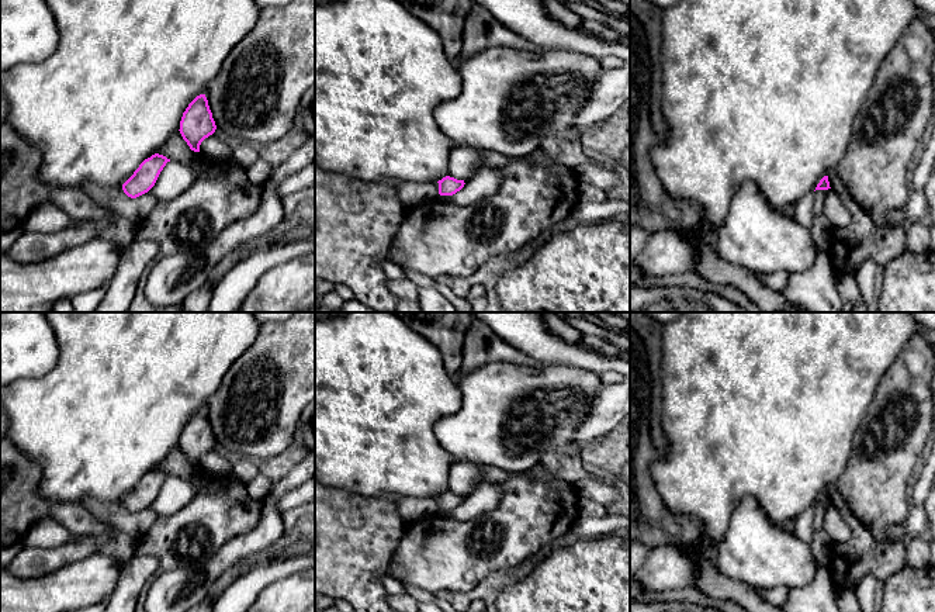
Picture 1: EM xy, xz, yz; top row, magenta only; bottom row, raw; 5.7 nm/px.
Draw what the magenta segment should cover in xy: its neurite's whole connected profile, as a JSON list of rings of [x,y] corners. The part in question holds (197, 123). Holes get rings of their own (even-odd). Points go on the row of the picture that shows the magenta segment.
[[[205,94],[197,96],[183,113],[180,134],[191,151],[200,152],[201,142],[217,129]]]

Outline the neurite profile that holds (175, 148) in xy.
[[[176,131],[155,153],[186,165],[195,163],[201,155],[190,149],[180,131]]]

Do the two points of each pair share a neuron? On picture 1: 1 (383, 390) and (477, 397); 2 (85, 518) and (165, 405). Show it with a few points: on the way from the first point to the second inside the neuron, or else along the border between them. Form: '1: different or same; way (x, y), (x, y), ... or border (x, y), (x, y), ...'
1: different; border (456, 376), (460, 407), (454, 412), (437, 419)
2: different; border (49, 501), (82, 504)

